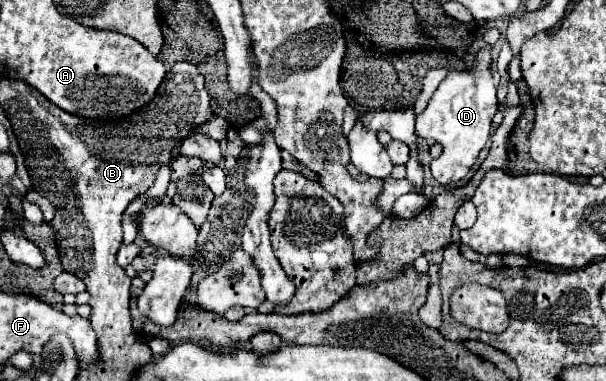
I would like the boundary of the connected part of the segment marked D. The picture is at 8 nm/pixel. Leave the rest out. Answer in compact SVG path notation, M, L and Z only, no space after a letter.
M481 47L475 55L473 69L451 71L431 95L425 111L417 115L417 135L423 139L435 139L443 145L441 157L431 161L431 175L441 185L461 181L489 139L491 119L499 109L497 89L491 79L491 63L491 47Z

